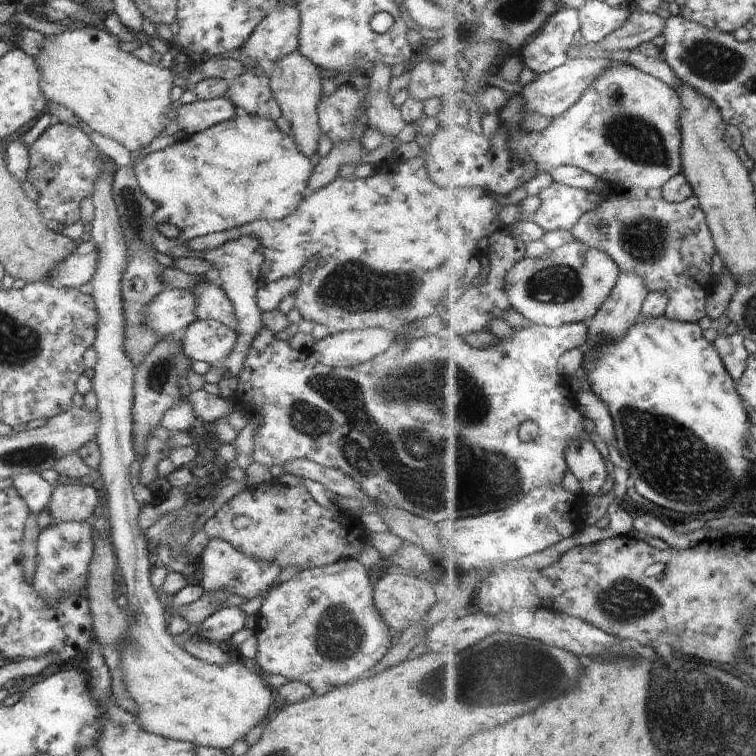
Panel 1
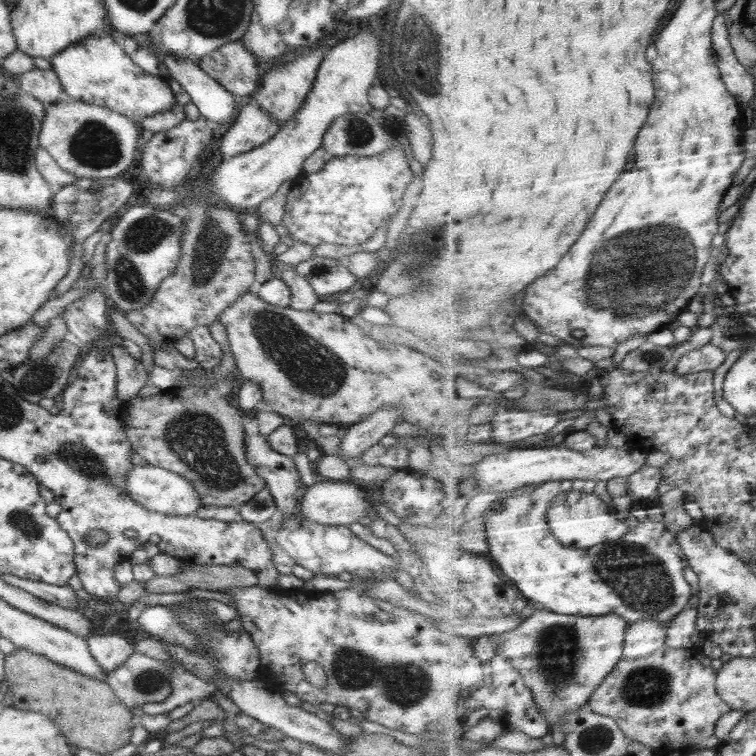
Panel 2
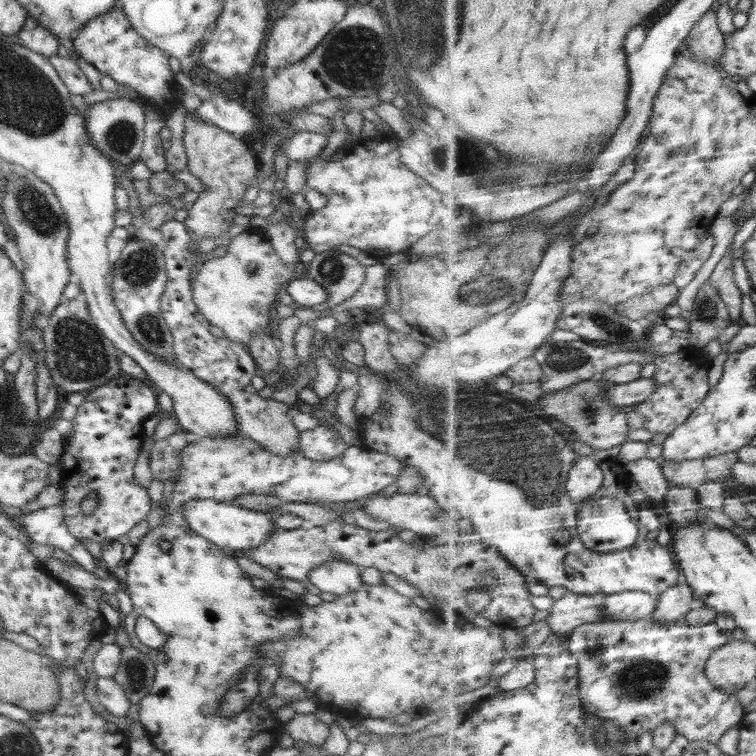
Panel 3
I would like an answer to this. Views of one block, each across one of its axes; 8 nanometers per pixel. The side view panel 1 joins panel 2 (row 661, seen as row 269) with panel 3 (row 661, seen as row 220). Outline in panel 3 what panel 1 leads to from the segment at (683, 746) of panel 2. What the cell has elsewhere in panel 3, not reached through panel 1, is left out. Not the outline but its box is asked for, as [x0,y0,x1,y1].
[569,616,744,743]

